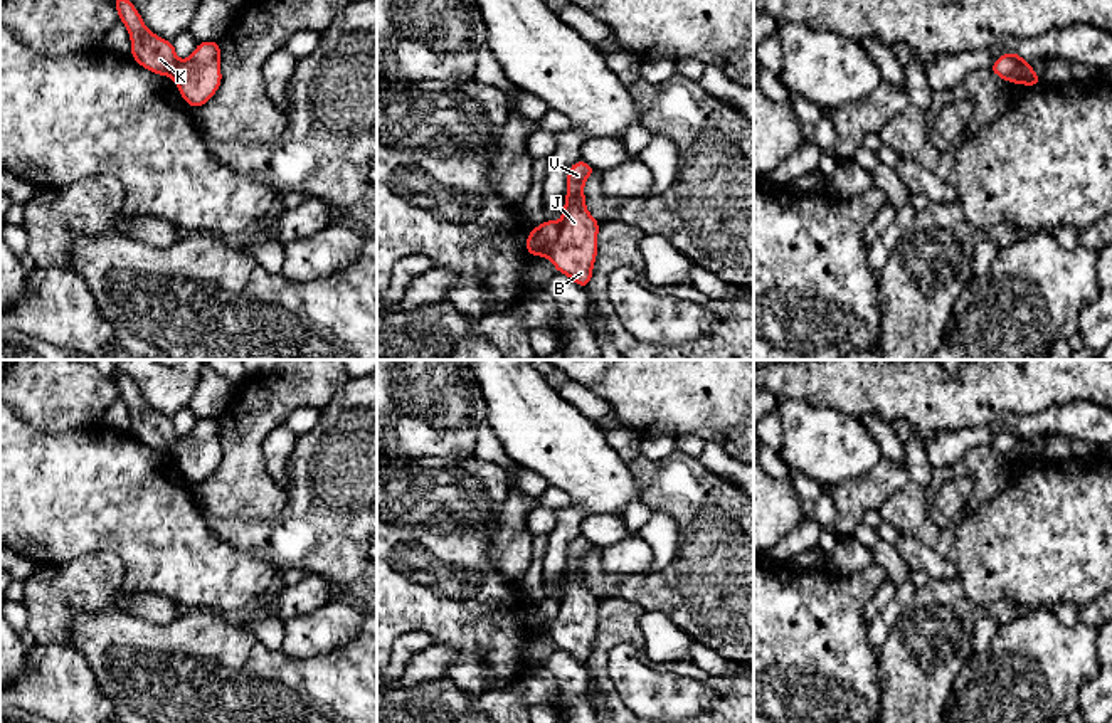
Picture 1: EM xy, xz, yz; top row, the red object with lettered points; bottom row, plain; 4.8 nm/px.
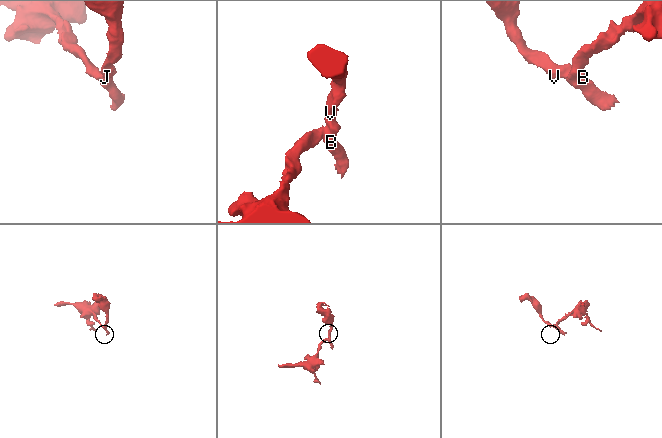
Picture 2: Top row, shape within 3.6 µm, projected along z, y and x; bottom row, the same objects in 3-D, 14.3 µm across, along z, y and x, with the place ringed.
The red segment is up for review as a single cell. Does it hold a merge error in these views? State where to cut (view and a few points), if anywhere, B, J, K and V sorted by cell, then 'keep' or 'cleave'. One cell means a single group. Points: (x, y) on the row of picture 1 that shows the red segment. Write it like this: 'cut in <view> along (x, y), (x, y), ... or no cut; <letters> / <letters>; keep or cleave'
cut in xz along (561, 226), (561, 232), (545, 256); B J V / K; cleave

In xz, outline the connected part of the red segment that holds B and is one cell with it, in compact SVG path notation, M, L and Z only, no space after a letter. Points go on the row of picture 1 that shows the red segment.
M577 160L567 172L567 195L560 217L560 234L548 251L557 272L577 286L589 288L597 257L599 220L585 207L584 183L596 168Z

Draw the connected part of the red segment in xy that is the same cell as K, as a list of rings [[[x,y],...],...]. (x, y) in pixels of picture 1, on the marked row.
[[[114,0],[119,20],[131,39],[130,55],[143,67],[158,76],[173,77],[178,59],[175,42],[155,35],[141,20],[138,8],[130,0]]]

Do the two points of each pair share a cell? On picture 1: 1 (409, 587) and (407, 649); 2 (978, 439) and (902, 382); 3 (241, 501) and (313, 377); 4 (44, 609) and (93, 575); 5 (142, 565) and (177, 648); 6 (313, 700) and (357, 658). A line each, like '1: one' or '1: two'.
1: two
2: two
3: one
4: one
5: two
6: one

